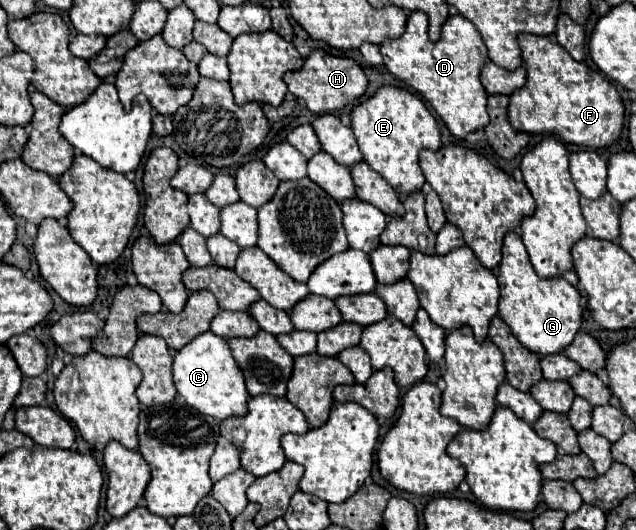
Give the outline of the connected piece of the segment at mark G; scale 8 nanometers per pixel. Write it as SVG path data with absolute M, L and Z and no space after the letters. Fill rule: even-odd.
M510 232L504 238L502 262L498 266L500 284L500 318L510 326L518 342L540 356L560 354L576 336L582 324L580 292L564 278L542 280L534 272L528 252L518 234Z

